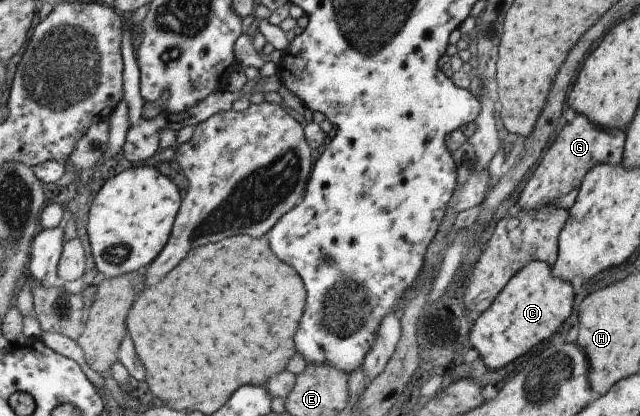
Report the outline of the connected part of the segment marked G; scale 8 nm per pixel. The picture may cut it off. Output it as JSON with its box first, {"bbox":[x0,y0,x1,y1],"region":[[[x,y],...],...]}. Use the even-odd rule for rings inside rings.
{"bbox":[516,114,624,211],"region":[[[575,114],[572,121],[561,129],[551,147],[543,153],[531,175],[525,179],[516,203],[525,211],[551,205],[568,210],[575,201],[581,180],[594,165],[620,165],[624,139],[624,130],[600,128],[584,115]]]}

